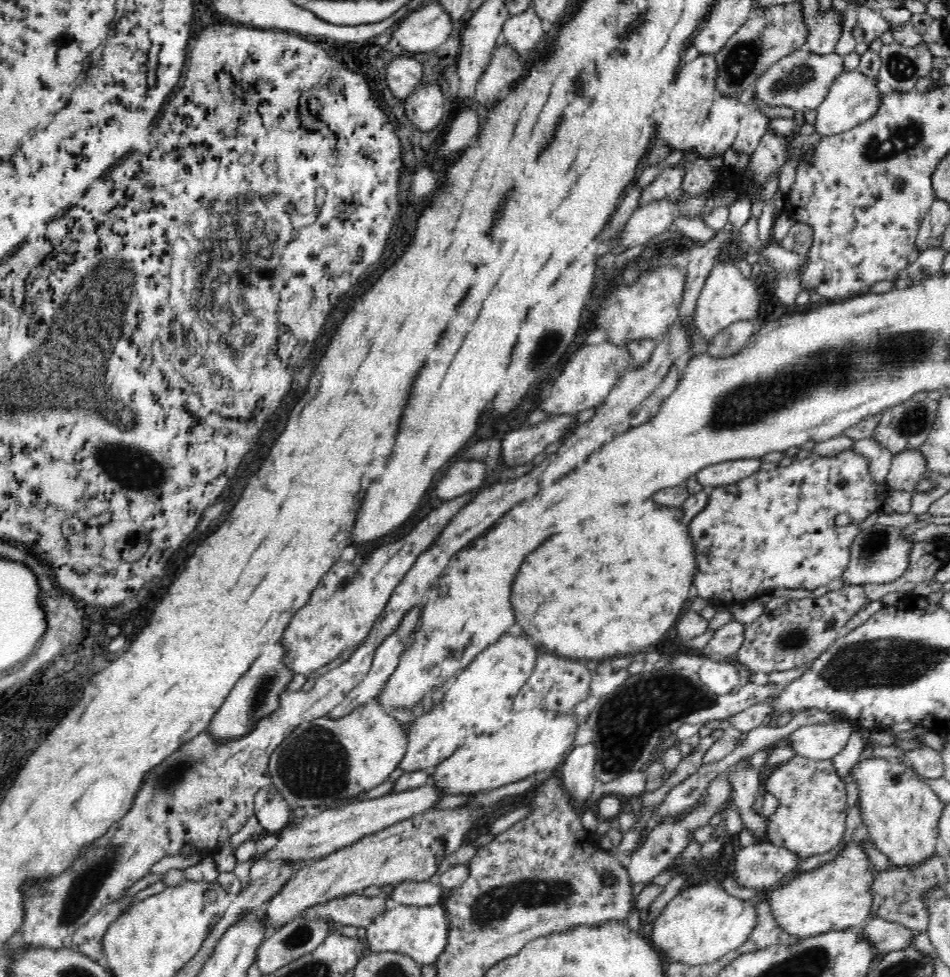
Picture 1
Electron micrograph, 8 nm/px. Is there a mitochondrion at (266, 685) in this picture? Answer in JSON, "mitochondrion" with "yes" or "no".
{"mitochondrion":"yes"}

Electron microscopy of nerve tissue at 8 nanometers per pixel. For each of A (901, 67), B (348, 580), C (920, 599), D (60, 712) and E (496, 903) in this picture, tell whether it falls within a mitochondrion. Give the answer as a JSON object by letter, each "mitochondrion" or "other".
{"A":"mitochondrion","B":"mitochondrion","C":"other","D":"other","E":"mitochondrion"}

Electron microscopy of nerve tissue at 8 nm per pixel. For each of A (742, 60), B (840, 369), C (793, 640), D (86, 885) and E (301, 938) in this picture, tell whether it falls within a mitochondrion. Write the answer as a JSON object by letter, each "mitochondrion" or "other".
{"A":"mitochondrion","B":"mitochondrion","C":"mitochondrion","D":"mitochondrion","E":"mitochondrion"}

